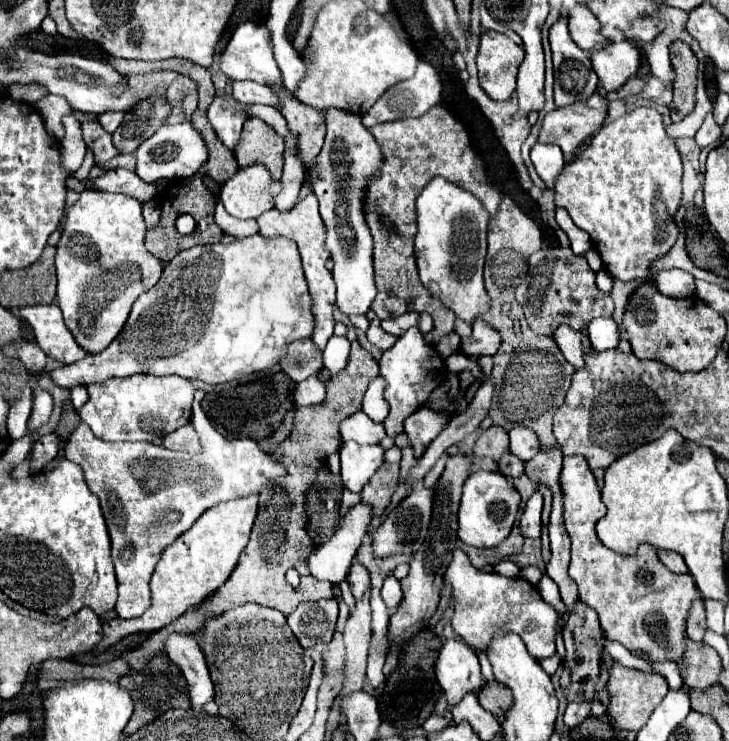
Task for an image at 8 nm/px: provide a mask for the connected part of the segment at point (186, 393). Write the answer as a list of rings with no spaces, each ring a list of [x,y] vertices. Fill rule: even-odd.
[[[133,374],[129,378],[111,378],[101,384],[87,386],[89,400],[79,410],[83,422],[89,424],[93,434],[105,442],[117,440],[145,440],[165,438],[169,432],[185,426],[191,420],[191,402],[195,394],[195,384],[181,376],[153,376],[153,374]]]

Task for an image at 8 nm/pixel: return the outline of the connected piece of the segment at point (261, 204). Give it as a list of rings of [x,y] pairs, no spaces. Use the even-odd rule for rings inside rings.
[[[261,164],[239,168],[237,174],[221,186],[221,202],[235,218],[257,218],[273,208],[273,198],[279,192],[279,182],[271,180]]]

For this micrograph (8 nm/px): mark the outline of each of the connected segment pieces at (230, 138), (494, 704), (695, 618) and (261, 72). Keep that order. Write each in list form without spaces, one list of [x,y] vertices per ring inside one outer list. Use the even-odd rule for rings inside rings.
[[[227,94],[225,98],[215,98],[207,110],[211,128],[217,132],[223,146],[227,146],[231,152],[237,148],[237,142],[241,138],[241,126],[245,122],[245,114],[239,108],[239,102]]]
[[[487,682],[479,692],[477,692],[477,698],[479,698],[479,704],[489,710],[491,714],[495,714],[499,720],[503,720],[505,712],[509,710],[511,702],[513,702],[513,696],[511,696],[511,690],[499,682]]]
[[[693,602],[689,616],[687,616],[687,636],[691,640],[703,640],[703,632],[705,632],[707,624],[705,624],[705,608],[703,602]]]
[[[243,22],[237,26],[227,48],[221,54],[221,70],[233,80],[251,80],[265,86],[283,86],[283,78],[273,60],[269,32],[265,26],[259,26],[253,22]]]

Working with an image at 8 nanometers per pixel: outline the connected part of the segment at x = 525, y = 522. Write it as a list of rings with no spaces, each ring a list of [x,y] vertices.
[[[535,492],[527,500],[525,512],[521,516],[521,524],[519,524],[521,536],[539,538],[539,534],[541,534],[541,508],[543,508],[543,496],[541,496],[541,492]]]

